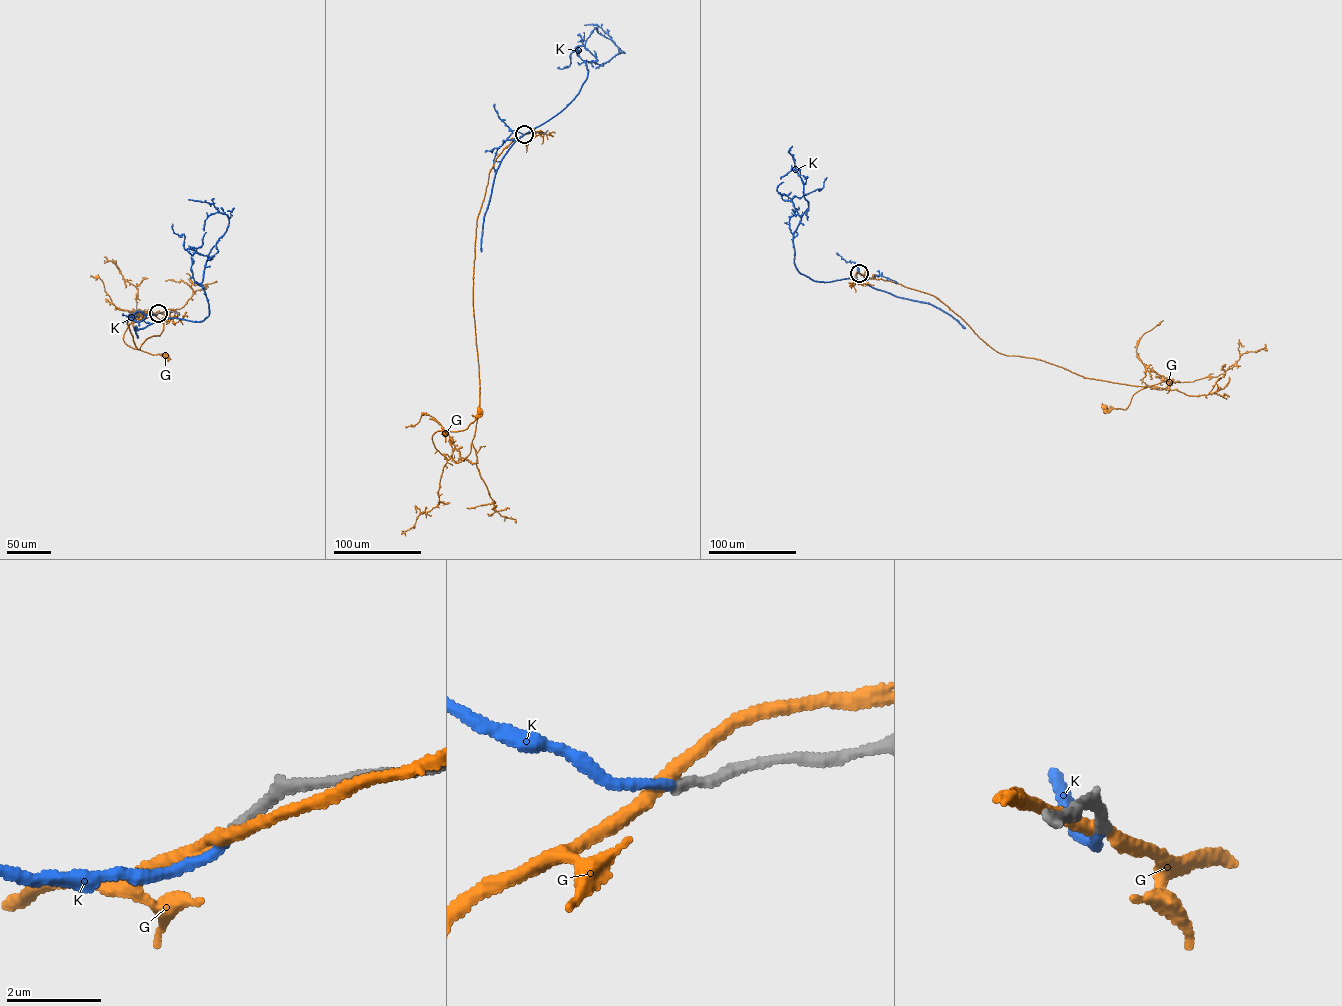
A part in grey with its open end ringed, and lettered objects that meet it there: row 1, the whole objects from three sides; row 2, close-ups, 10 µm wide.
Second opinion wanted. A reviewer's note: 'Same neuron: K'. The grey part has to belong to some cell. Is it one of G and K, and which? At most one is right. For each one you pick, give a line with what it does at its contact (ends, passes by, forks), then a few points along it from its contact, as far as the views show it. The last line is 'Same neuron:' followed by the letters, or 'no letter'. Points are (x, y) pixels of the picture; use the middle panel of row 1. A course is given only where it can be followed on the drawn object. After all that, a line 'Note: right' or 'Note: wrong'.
K: it ends | via (524, 134), (508, 139), (565, 107), (586, 80), (584, 60), (601, 64), (619, 52), (601, 28), (584, 25)
Same neuron: K
Note: right

